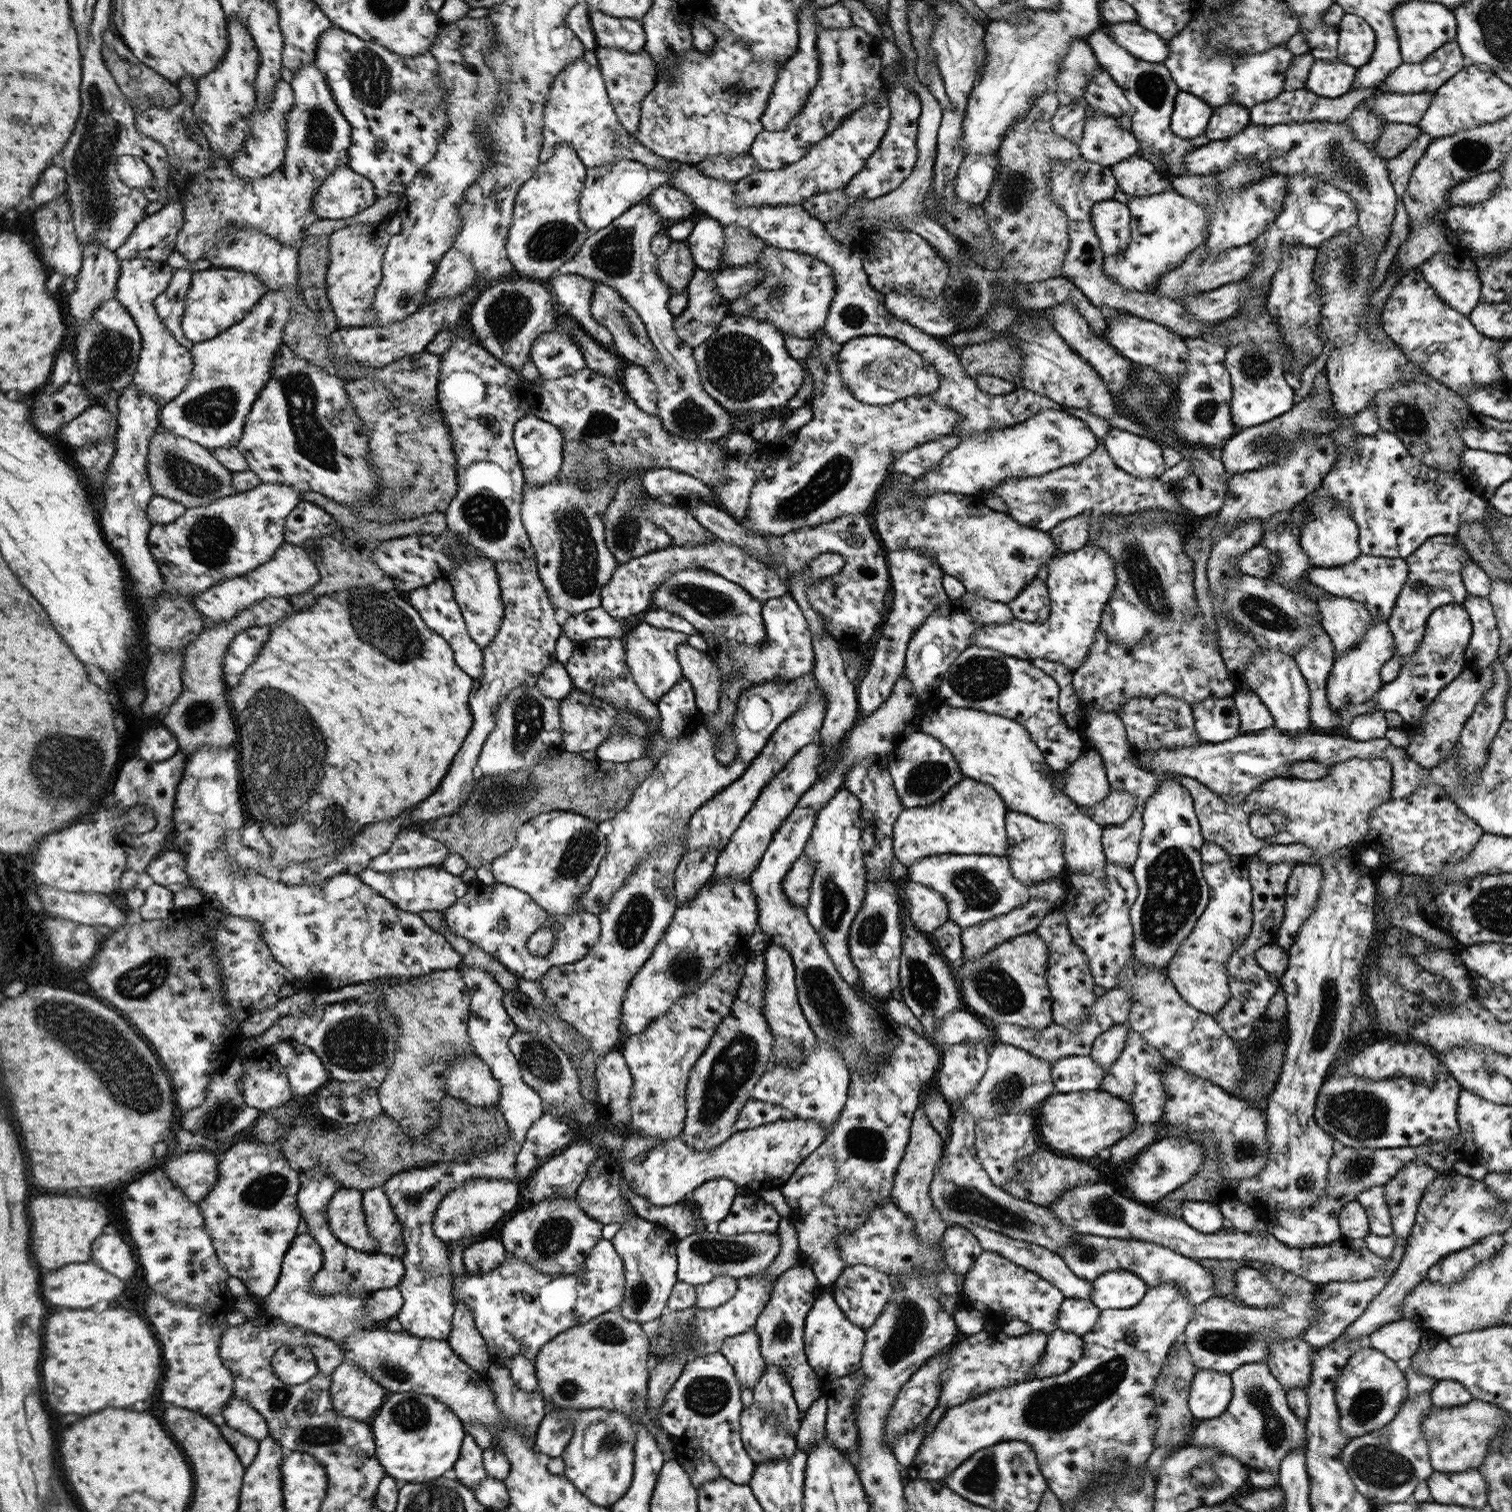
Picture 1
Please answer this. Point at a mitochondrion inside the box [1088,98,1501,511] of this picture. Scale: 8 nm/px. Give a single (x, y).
(1468, 154)

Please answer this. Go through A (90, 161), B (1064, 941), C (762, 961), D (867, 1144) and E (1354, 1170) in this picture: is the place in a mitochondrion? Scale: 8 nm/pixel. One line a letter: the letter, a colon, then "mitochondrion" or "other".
A: mitochondrion
B: other
C: other
D: mitochondrion
E: mitochondrion

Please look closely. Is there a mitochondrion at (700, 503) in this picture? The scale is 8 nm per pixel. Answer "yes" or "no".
no

